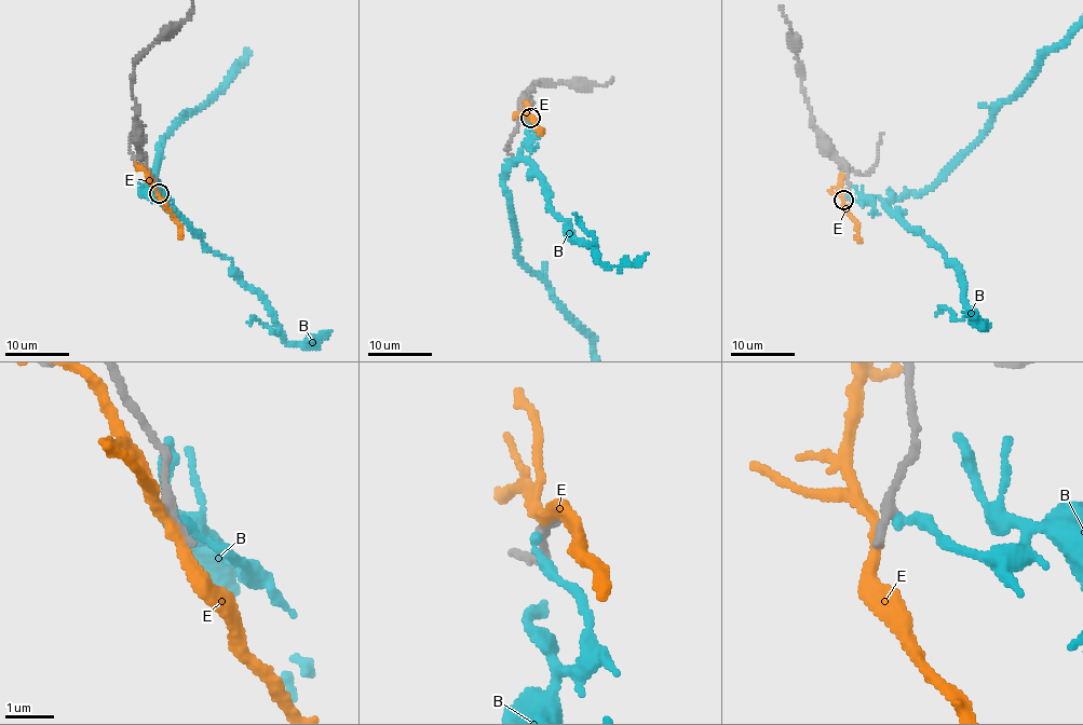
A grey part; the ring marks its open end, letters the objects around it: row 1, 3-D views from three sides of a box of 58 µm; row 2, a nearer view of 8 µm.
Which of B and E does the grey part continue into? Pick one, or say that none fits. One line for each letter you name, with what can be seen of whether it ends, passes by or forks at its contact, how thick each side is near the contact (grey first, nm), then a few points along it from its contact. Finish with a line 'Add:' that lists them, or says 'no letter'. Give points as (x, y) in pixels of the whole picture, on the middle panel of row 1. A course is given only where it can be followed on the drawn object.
Add: no letter

